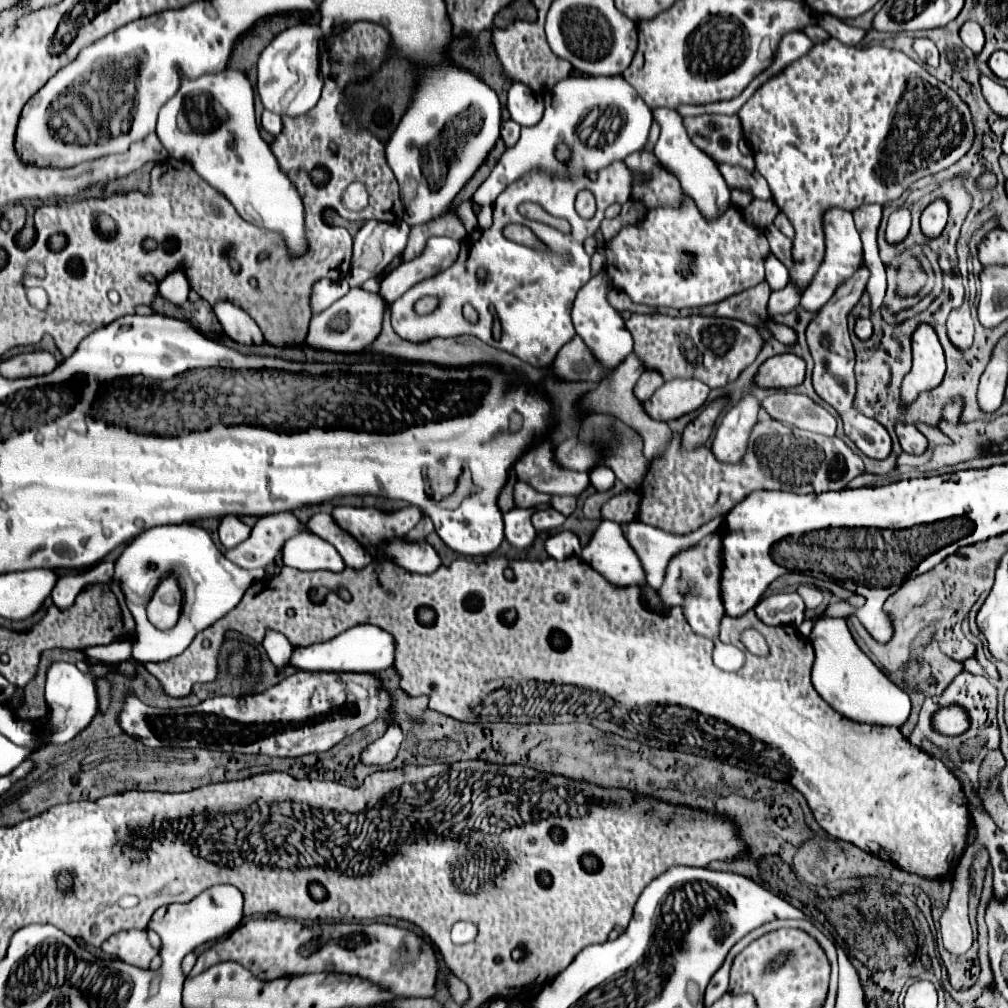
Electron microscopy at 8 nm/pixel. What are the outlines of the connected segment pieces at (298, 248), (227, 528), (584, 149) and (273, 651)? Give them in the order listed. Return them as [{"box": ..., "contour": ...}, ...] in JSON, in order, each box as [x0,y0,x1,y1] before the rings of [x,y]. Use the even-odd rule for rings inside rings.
[{"box":[157,69,305,255],"contour":[[[225,69],[215,75],[183,79],[177,95],[159,111],[157,135],[171,157],[189,161],[211,187],[233,203],[245,221],[279,231],[291,255],[305,253],[301,195],[289,177],[281,173],[269,143],[259,135],[253,111],[253,87],[241,71]]]},{"box":[219,519,251,549],"contour":[[[221,519],[219,525],[219,541],[225,549],[237,547],[251,535],[251,527],[245,525],[241,519]]]},{"box":[473,77,651,205],"contour":[[[567,77],[545,93],[545,115],[541,123],[521,129],[519,143],[503,153],[487,180],[474,193],[473,202],[492,205],[509,183],[537,167],[557,175],[585,175],[585,171],[599,171],[613,161],[623,161],[627,155],[645,149],[651,123],[651,109],[623,77]],[[557,143],[571,147],[573,157],[569,163],[557,163],[553,155]]]},{"box":[263,631,293,669],"contour":[[[267,631],[267,637],[263,641],[263,647],[265,647],[265,653],[267,653],[267,657],[271,659],[271,663],[275,667],[281,669],[283,665],[289,663],[293,647],[291,647],[291,643],[287,641],[285,635],[275,633],[275,631]]]}]

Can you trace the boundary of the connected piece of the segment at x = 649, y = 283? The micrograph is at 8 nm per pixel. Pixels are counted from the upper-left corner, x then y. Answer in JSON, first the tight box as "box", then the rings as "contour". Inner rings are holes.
{"box":[605,197,767,309],"contour":[[[685,197],[679,209],[659,207],[647,211],[639,225],[623,227],[609,243],[605,243],[607,275],[615,289],[625,291],[633,303],[645,303],[651,307],[665,305],[673,309],[713,305],[731,295],[737,295],[739,291],[755,287],[757,283],[765,281],[763,261],[767,253],[767,237],[757,227],[747,225],[735,207],[717,221],[707,221],[689,197]]]}

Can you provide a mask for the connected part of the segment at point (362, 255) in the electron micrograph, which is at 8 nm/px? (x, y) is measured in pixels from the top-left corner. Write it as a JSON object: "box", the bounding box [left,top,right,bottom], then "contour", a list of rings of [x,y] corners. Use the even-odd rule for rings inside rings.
{"box":[347,221,409,287],"contour":[[[367,221],[353,243],[353,261],[347,281],[351,287],[363,285],[367,279],[379,275],[397,255],[403,253],[409,239],[409,225],[379,225],[379,221]]]}

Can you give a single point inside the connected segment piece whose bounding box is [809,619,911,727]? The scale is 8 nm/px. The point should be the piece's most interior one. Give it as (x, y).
(843, 675)

